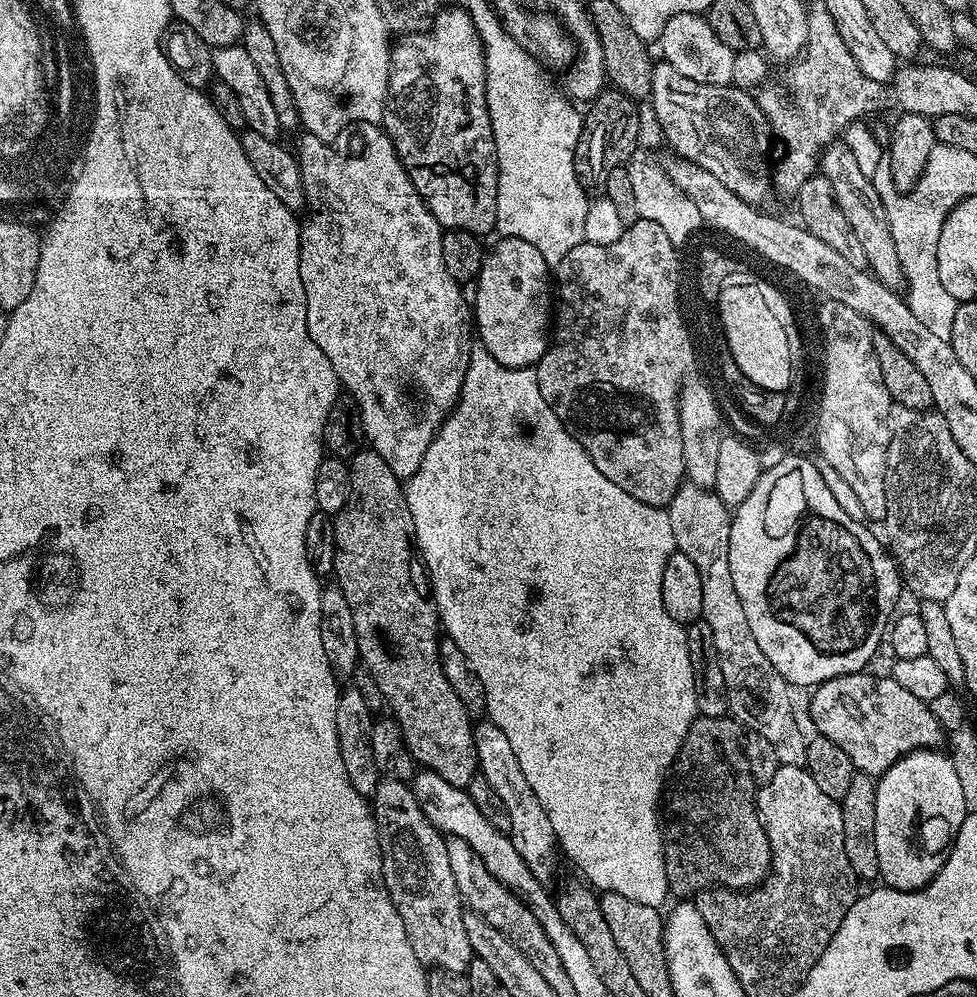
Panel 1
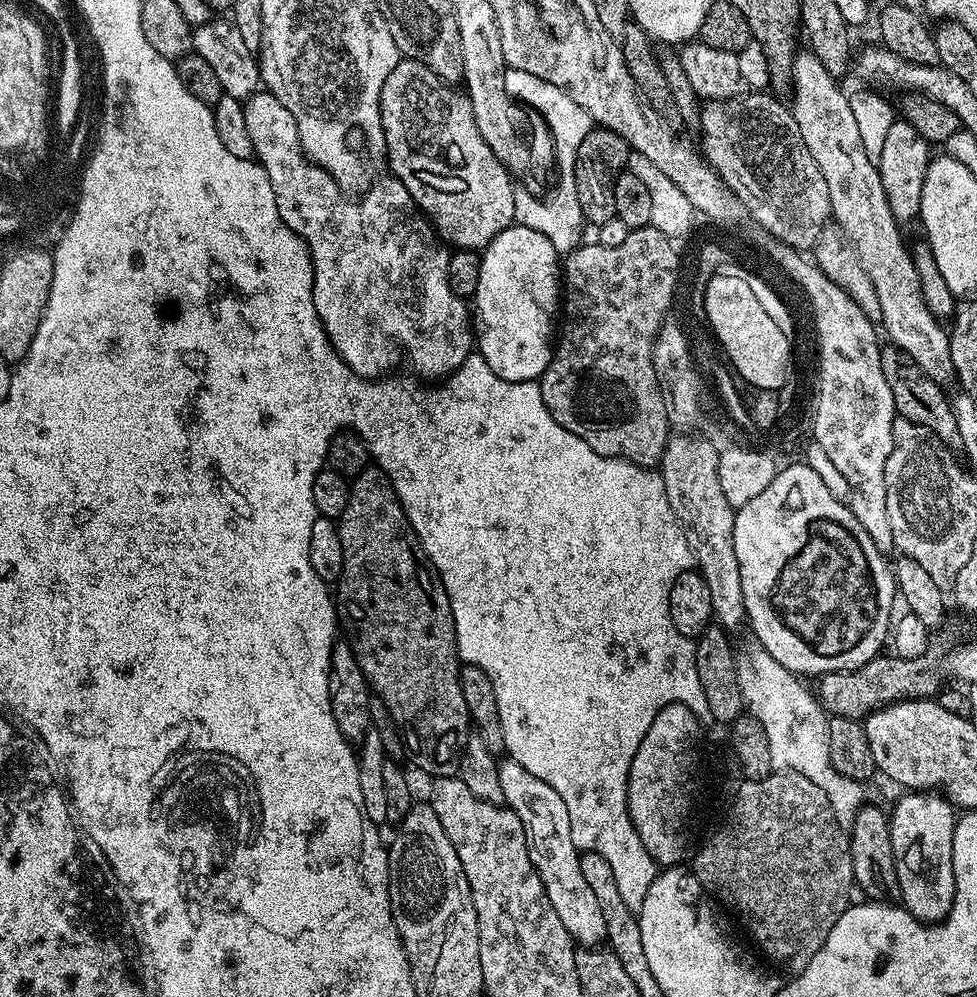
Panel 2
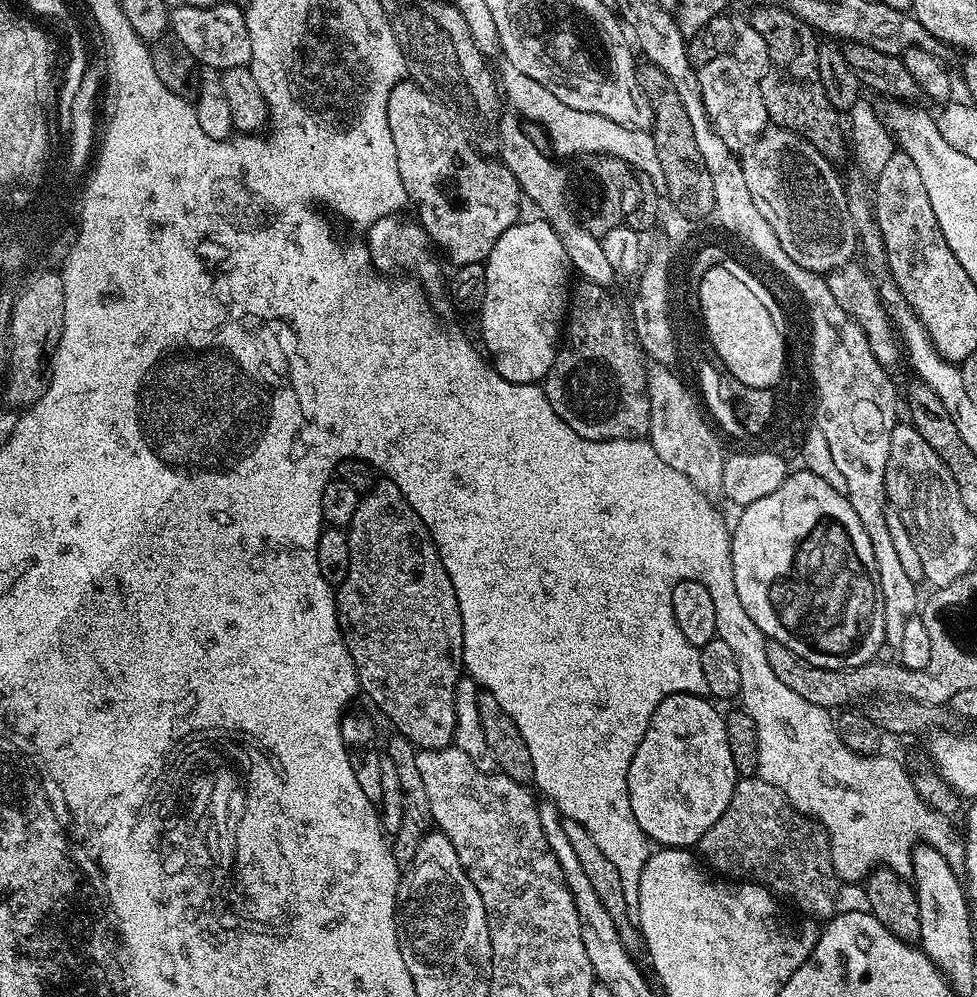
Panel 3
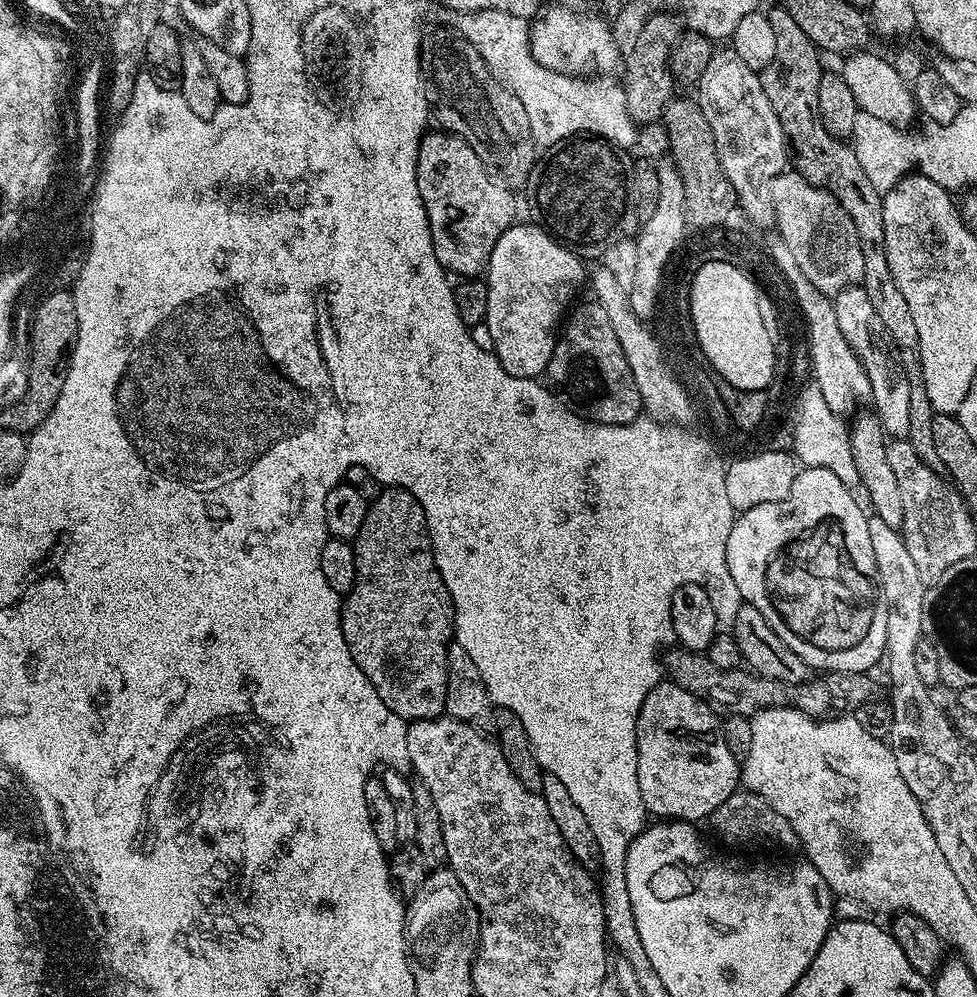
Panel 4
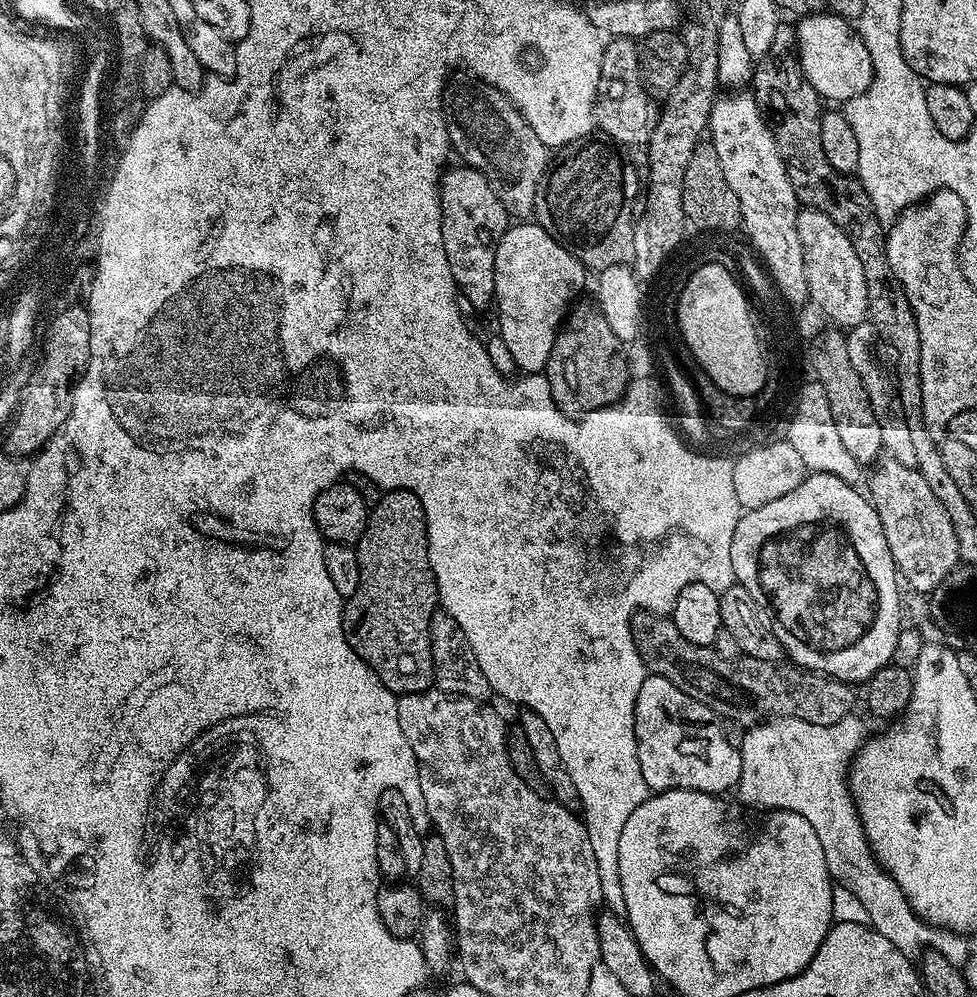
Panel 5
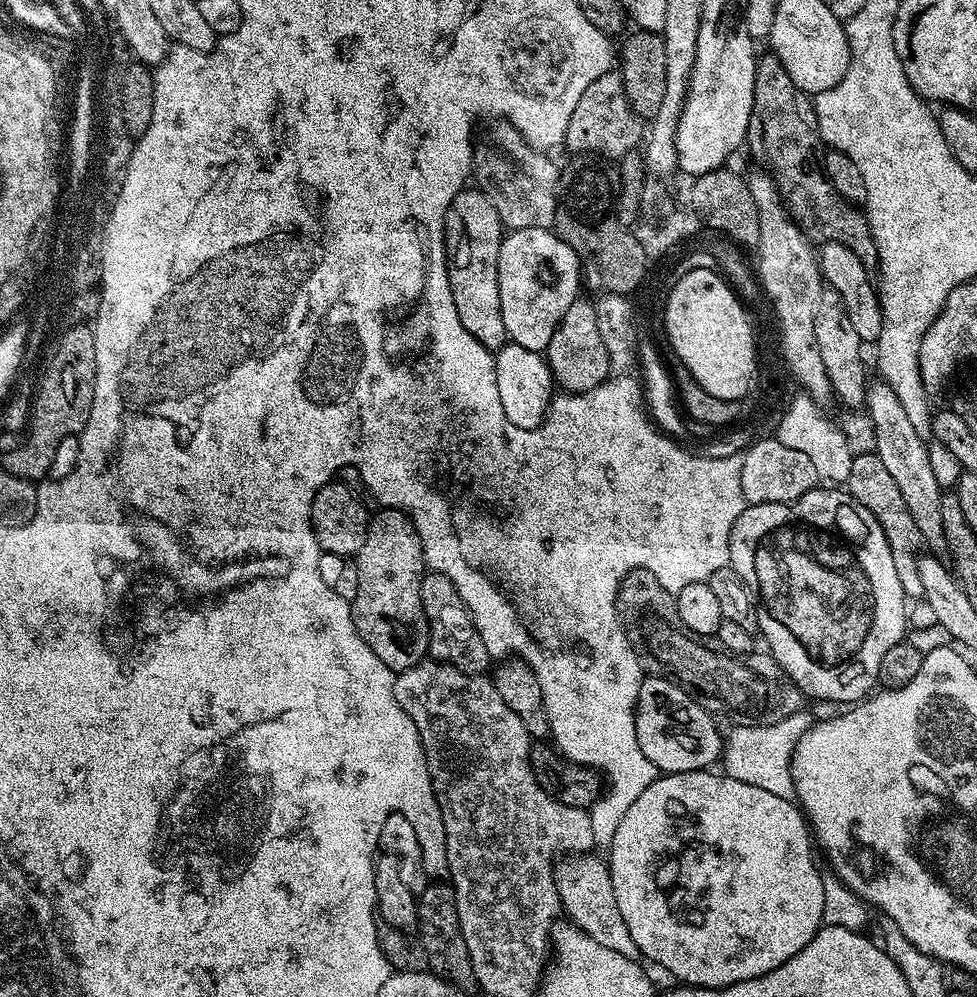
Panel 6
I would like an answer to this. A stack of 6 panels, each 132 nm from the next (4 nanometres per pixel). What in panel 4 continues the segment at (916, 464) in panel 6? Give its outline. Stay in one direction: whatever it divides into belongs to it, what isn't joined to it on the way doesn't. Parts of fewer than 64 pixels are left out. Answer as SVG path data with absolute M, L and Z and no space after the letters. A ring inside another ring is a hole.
M851 284L835 293L832 300L834 306L834 318L838 318L838 330L842 330L842 338L850 342L854 354L862 362L866 370L866 378L870 378L870 404L874 409L874 415L879 418L885 433L892 438L907 437L910 430L910 386L892 360L880 349L880 344L889 343L886 326L878 318L874 311L874 305L870 303L870 294L860 284Z

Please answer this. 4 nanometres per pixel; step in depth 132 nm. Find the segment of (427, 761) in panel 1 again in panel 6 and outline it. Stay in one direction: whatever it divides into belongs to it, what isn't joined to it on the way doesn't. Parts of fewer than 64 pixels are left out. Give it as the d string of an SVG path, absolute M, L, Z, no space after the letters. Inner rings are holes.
M381 507L380 513L373 515L368 522L366 538L356 551L354 563L358 570L358 594L350 601L352 621L366 646L386 662L393 673L399 674L410 666L419 664L429 655L428 623L422 610L422 578L426 571L422 542L412 525L412 519L397 508Z

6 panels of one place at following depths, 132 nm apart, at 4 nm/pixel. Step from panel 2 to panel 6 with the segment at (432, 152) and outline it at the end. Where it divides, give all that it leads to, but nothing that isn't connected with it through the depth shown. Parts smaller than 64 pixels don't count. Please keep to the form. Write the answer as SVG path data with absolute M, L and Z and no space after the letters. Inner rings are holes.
M475 186L465 187L464 191L458 193L444 215L442 250L448 256L454 310L458 310L458 319L462 321L462 326L466 326L466 331L474 334L474 338L478 338L478 342L482 342L482 346L493 354L509 343L506 322L502 322L502 298L498 294L498 254L505 235L506 229L498 218L498 210L494 210L494 202L490 202L490 198L486 198L486 194Z

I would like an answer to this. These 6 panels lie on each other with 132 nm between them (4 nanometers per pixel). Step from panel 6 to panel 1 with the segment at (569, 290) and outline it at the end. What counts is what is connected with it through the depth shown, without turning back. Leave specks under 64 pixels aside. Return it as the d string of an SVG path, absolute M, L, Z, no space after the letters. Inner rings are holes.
M505 236L497 239L497 244L490 248L485 255L484 264L480 267L480 275L474 281L474 289L476 288L476 304L474 300L474 332L478 337L479 343L483 344L486 350L490 350L490 354L494 354L494 358L498 358L498 362L507 368L530 368L542 358L542 354L546 354L548 342L550 339L550 309L554 304L554 292L550 287L550 266L546 262L546 258L542 258L542 254L538 254L538 250L534 246L530 246L530 242L522 242L522 238L510 238Z

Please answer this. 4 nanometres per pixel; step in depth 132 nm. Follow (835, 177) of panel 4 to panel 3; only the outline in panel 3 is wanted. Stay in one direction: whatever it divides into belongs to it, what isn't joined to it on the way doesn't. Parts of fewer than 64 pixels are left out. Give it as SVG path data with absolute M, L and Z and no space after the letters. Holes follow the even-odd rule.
M779 3L764 4L752 12L750 26L758 30L766 38L766 50L770 50L770 70L758 81L762 102L766 102L766 114L775 127L785 128L798 133L806 142L814 145L829 160L839 161L839 156L846 152L846 132L840 129L841 113L830 104L818 74L818 43L817 33L806 22L802 22L794 13L781 8Z

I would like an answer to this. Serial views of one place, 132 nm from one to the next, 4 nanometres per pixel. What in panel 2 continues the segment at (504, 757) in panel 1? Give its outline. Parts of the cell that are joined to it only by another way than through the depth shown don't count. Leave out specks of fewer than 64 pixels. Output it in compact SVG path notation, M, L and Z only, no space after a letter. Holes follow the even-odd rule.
M504 758L498 765L498 782L502 782L504 804L514 814L518 814L518 822L522 822L530 862L534 862L534 870L538 878L542 878L550 906L554 906L558 918L562 918L562 926L566 926L577 945L603 945L608 939L606 921L598 907L598 898L592 893L582 874L581 851L574 846L574 838L570 838L570 813L566 811L566 802L562 802L562 794L558 794L558 790L553 790L551 786L546 786L542 778L534 778L534 774L530 774L530 770L525 770L523 766L518 766L518 762Z

